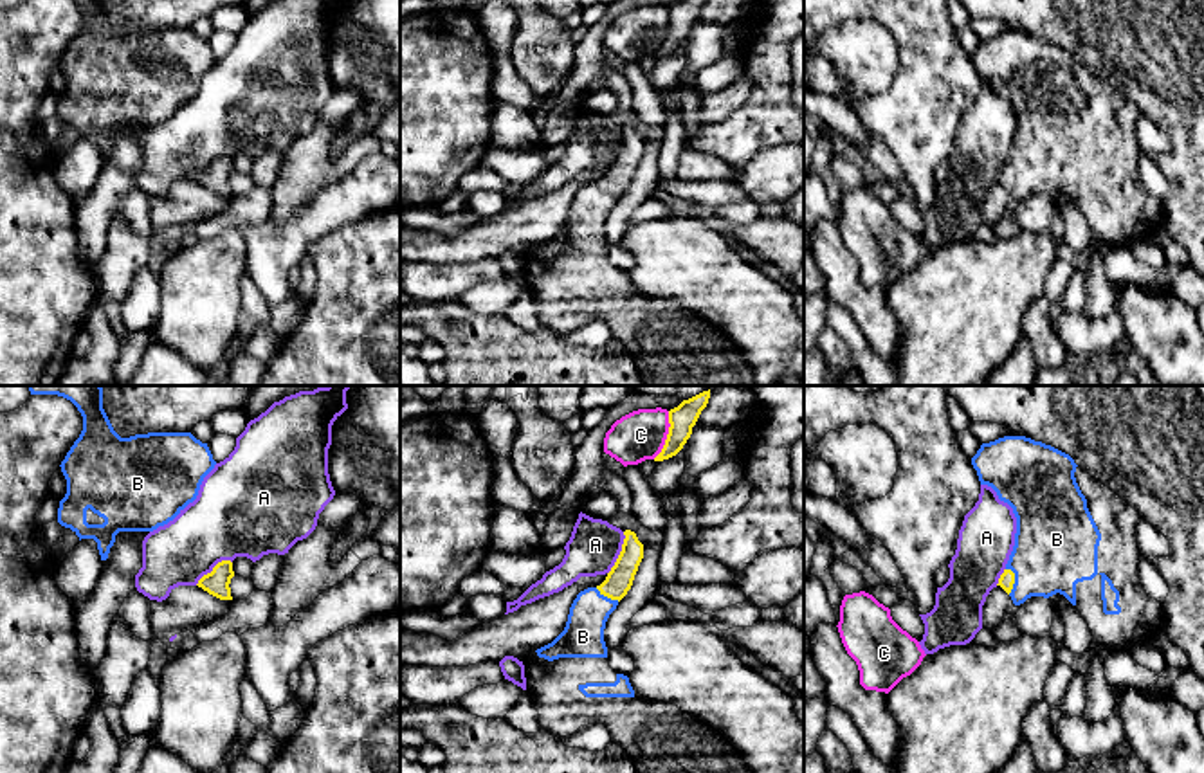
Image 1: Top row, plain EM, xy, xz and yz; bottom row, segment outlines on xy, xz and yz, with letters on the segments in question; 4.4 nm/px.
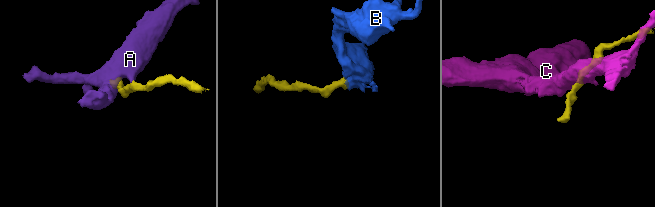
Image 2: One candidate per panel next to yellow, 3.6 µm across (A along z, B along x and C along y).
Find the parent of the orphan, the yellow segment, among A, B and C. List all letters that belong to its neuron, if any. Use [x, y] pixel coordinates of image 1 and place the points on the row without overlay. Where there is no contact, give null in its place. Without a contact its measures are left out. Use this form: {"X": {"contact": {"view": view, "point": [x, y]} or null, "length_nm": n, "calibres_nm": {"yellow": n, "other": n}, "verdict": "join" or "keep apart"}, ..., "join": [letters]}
{"A": {"contact": {"view": "xz", "point": [620, 150]}, "length_nm": 200, "calibres_nm": {"yellow": 120, "other": 220}, "verdict": "keep apart"}, "B": {"contact": {"view": "yz", "point": [1013, 177]}, "length_nm": 120, "calibres_nm": {"yellow": 70, "other": 360}, "verdict": "join"}, "C": {"contact": {"view": "xz", "point": [667, 31]}, "length_nm": 220, "calibres_nm": {"yellow": 120, "other": 220}, "verdict": "keep apart"}, "join": ["B"]}

